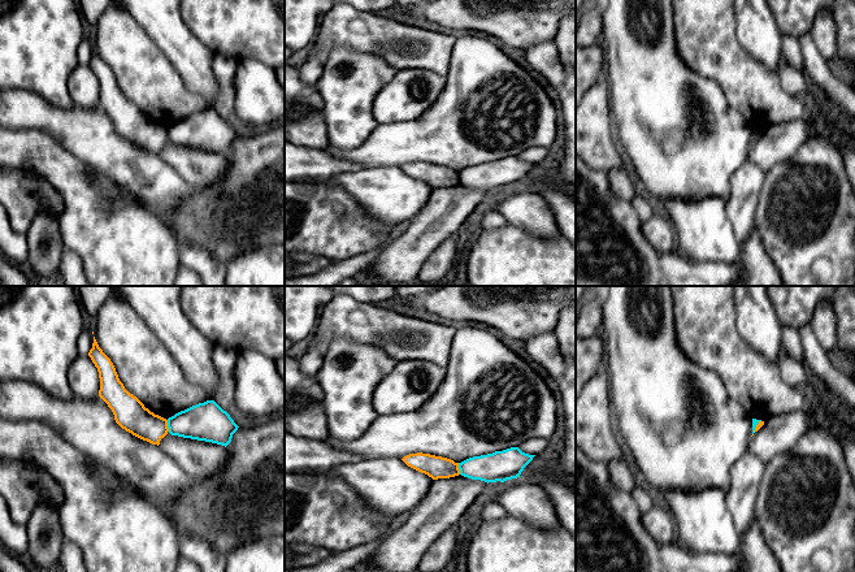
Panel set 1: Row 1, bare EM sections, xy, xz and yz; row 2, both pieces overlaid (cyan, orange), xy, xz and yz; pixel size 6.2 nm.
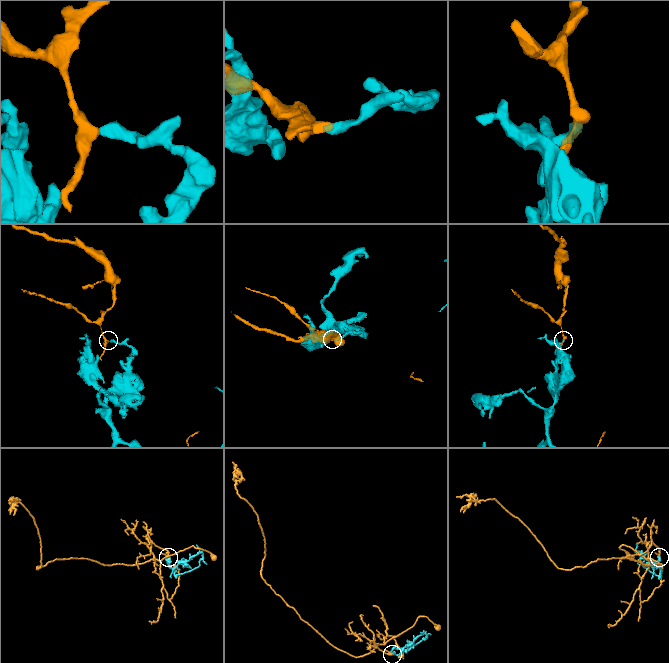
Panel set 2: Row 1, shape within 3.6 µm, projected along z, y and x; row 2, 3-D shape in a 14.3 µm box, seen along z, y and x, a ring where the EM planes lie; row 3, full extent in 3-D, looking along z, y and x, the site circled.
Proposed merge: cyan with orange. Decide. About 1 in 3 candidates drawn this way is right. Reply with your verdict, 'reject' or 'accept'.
reject

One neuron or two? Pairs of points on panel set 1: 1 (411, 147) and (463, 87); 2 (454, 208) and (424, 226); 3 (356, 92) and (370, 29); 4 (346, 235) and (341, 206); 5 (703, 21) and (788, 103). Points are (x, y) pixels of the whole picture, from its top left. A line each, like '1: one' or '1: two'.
1: one
2: one
3: two
4: one
5: one

